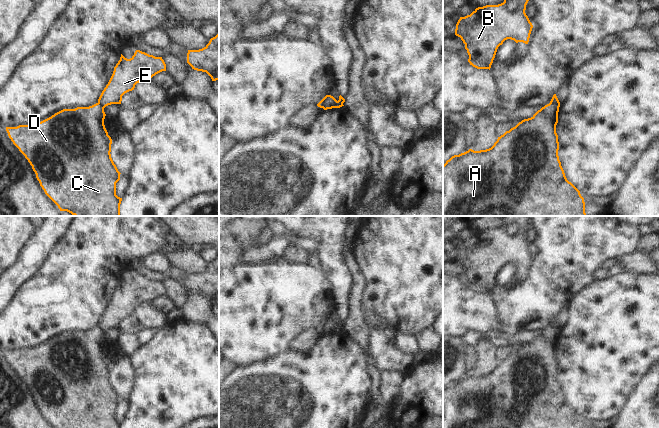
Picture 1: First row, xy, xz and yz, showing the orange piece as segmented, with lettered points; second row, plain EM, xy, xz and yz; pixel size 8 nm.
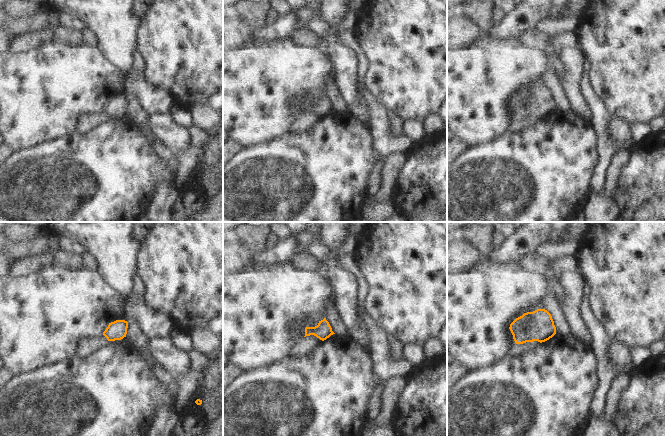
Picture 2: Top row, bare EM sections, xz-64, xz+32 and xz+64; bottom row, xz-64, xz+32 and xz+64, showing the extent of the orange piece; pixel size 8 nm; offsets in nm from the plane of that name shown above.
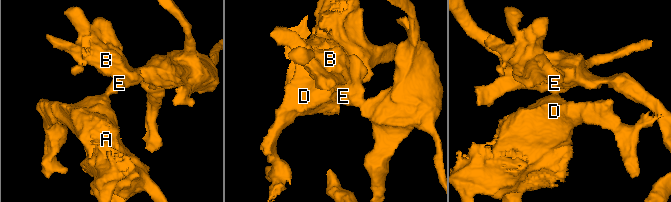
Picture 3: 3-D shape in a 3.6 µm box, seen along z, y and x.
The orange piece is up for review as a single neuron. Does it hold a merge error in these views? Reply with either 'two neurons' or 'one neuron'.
two neurons

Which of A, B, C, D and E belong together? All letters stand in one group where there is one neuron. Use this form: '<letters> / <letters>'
A C D / B E

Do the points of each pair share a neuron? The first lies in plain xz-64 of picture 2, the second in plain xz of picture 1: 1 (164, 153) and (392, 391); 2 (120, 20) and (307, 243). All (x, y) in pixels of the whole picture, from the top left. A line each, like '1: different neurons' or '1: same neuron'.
1: same neuron
2: different neurons

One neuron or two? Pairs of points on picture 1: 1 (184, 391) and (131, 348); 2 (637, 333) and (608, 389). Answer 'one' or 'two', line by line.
1: two
2: one

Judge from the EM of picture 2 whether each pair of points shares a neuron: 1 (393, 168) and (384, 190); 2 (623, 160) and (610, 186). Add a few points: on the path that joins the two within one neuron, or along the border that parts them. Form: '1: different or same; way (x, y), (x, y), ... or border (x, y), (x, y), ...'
1: same; way (390, 173), (387, 185)
2: same; way (617, 166), (613, 172), (612, 180)

